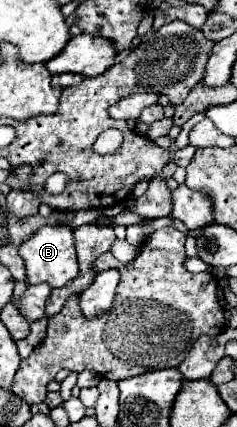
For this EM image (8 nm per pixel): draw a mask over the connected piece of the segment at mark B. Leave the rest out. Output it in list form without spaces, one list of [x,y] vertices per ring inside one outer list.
[[[45,225],[45,227],[41,227],[37,233],[31,235],[31,239],[27,239],[21,245],[21,257],[25,259],[29,285],[47,283],[51,287],[63,287],[67,281],[75,279],[79,273],[73,229],[67,225]]]

